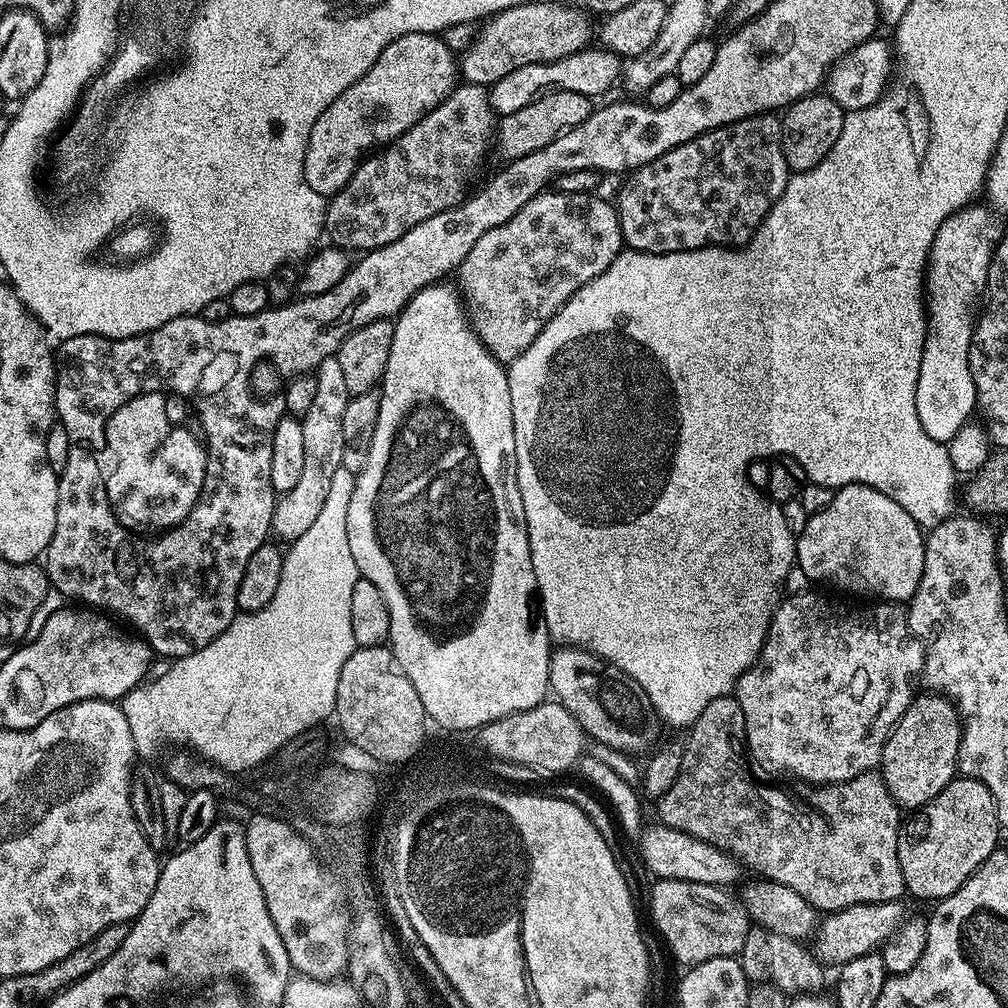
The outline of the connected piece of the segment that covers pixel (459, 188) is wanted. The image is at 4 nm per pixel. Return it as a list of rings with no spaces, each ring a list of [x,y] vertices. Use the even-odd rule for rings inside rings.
[[[467,82],[457,83],[452,89],[451,94],[445,98],[434,110],[426,113],[414,126],[410,126],[410,130],[406,130],[404,136],[400,136],[397,140],[392,141],[379,153],[377,160],[373,158],[365,158],[361,160],[360,165],[354,170],[354,174],[350,178],[350,182],[346,182],[346,186],[342,186],[340,192],[336,192],[327,201],[324,210],[324,230],[329,240],[335,247],[341,250],[349,250],[348,248],[360,248],[361,253],[371,252],[374,248],[381,248],[390,242],[394,242],[398,238],[402,238],[402,234],[406,234],[406,230],[410,230],[414,226],[418,226],[418,222],[426,222],[426,218],[434,218],[434,214],[442,214],[442,210],[450,210],[454,206],[458,206],[469,195],[470,187],[468,183],[475,178],[480,172],[480,167],[484,164],[484,155],[488,152],[488,147],[493,147],[494,133],[498,128],[498,117],[492,111],[492,102],[490,92],[483,84],[469,84]]]

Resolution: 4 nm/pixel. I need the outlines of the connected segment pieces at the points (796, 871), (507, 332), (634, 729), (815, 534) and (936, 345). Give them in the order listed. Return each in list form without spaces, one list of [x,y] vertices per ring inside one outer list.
[[[729,694],[714,698],[714,702],[710,702],[710,706],[706,706],[706,710],[702,710],[702,714],[698,714],[698,718],[692,723],[687,736],[688,745],[683,745],[682,748],[684,757],[678,774],[678,782],[674,782],[674,786],[670,786],[670,790],[658,802],[658,808],[660,808],[660,813],[658,814],[659,823],[665,824],[666,821],[672,820],[672,828],[674,830],[682,830],[694,838],[702,838],[702,842],[710,842],[714,846],[718,846],[723,852],[728,852],[736,857],[745,869],[753,868],[757,877],[773,880],[774,882],[782,882],[782,886],[790,886],[790,890],[802,894],[802,898],[806,898],[806,902],[810,902],[813,908],[824,914],[838,912],[858,903],[896,902],[901,899],[900,895],[902,897],[905,895],[906,889],[902,878],[902,866],[898,866],[898,838],[902,827],[902,812],[894,802],[890,790],[886,790],[886,782],[880,777],[879,771],[863,772],[841,784],[826,784],[813,787],[811,789],[812,809],[808,809],[806,805],[799,804],[796,800],[791,800],[782,789],[771,788],[768,784],[759,784],[752,777],[752,772],[748,769],[750,756],[746,751],[742,706],[736,701],[735,695]]]
[[[545,190],[526,202],[526,206],[522,206],[522,210],[518,210],[518,214],[510,218],[510,222],[502,222],[502,226],[486,230],[486,234],[482,234],[482,238],[478,238],[474,246],[470,246],[470,254],[466,254],[458,269],[458,292],[462,297],[466,320],[485,351],[501,362],[519,358],[530,346],[530,342],[538,338],[549,318],[579,288],[586,286],[586,282],[598,278],[598,274],[602,274],[625,247],[615,207],[609,201],[607,204],[600,194],[551,191]]]
[[[571,646],[553,651],[552,660],[548,664],[548,687],[551,695],[563,708],[570,710],[570,714],[580,723],[585,737],[592,739],[593,736],[597,740],[597,745],[625,754],[635,754],[634,752],[648,754],[653,751],[652,743],[659,738],[660,728],[662,729],[660,715],[654,710],[646,690],[642,690],[642,686],[638,686],[638,682],[634,682],[634,678],[630,678],[622,670],[606,666],[606,661],[601,656]]]
[[[846,484],[833,491],[830,506],[809,515],[806,530],[802,530],[796,537],[795,563],[804,571],[805,578],[813,580],[816,584],[829,584],[830,587],[837,588],[840,592],[849,592],[852,596],[877,596],[875,599],[880,602],[908,602],[918,590],[918,582],[922,578],[925,539],[925,533],[920,525],[914,522],[914,518],[910,518],[910,514],[906,514],[906,510],[902,510],[902,506],[898,506],[898,502],[894,502],[894,498],[886,498],[886,494],[865,484]]]
[[[976,207],[961,208],[946,218],[946,222],[938,226],[938,234],[934,234],[928,255],[928,333],[922,350],[922,366],[918,370],[914,406],[918,406],[918,422],[922,422],[922,430],[926,430],[926,434],[930,434],[930,438],[939,444],[947,444],[955,436],[961,435],[965,431],[964,423],[977,411],[976,387],[968,369],[968,351],[972,330],[978,319],[978,305],[988,286],[988,267],[996,254],[1002,232],[988,224],[992,216],[986,209]]]

